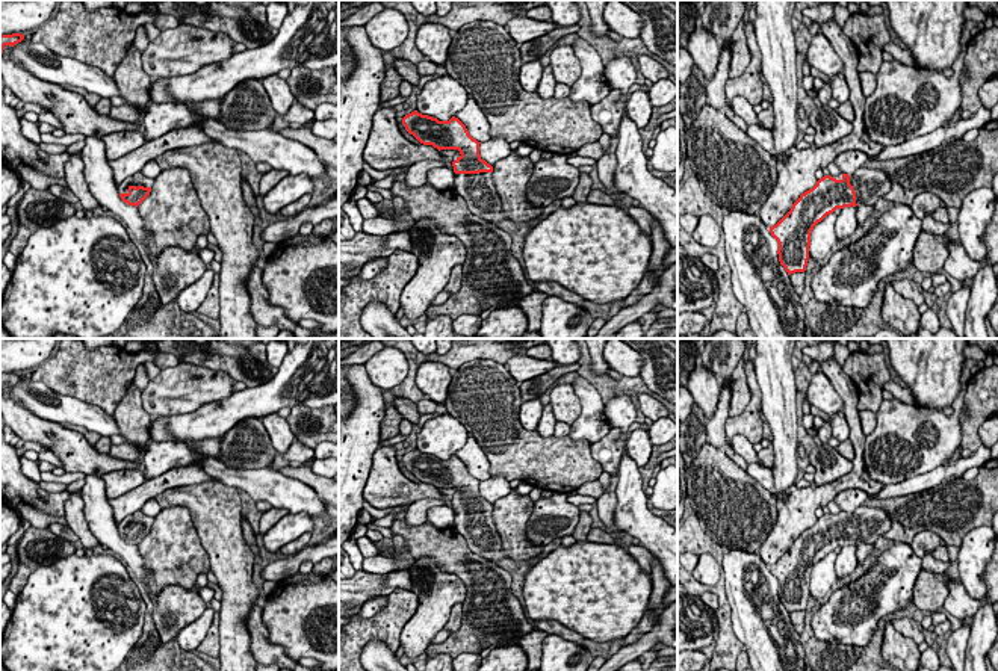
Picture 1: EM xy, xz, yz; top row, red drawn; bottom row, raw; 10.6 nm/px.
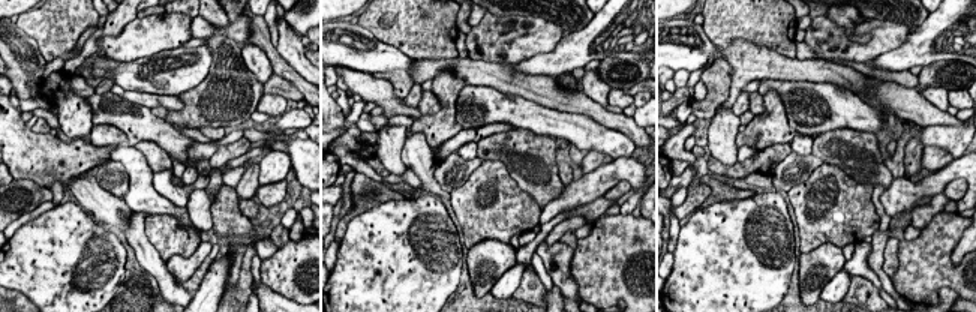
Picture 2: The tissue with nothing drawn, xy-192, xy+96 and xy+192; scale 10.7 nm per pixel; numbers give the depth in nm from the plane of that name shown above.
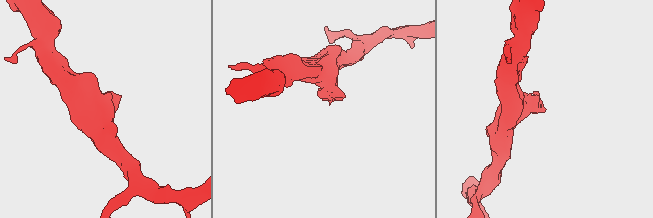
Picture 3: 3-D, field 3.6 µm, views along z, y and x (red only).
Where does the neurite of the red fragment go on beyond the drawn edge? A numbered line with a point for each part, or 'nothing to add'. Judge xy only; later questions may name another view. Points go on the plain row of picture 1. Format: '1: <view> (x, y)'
1: xy (138, 517)

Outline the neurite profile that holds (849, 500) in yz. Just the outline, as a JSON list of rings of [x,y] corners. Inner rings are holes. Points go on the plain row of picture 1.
[[[853,488],[841,491],[833,500],[841,508],[841,511],[851,514],[857,508],[863,506],[868,497],[869,496],[865,491]]]

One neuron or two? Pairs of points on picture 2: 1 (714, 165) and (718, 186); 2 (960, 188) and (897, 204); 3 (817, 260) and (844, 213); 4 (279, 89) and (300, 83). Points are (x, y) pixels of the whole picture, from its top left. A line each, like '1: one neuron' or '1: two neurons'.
1: two neurons
2: two neurons
3: two neurons
4: two neurons

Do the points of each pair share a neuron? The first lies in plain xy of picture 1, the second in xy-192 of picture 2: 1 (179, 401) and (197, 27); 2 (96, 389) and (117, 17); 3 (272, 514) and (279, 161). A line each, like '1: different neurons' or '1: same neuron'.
1: different neurons
2: different neurons
3: different neurons

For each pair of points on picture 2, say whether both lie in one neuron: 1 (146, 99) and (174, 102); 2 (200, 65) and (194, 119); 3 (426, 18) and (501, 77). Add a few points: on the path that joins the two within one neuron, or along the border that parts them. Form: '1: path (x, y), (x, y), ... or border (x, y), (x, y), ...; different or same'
1: path (153, 101), (167, 101); same
2: border (212, 51), (209, 72), (179, 96); different
3: border (458, 56), (420, 60); different

